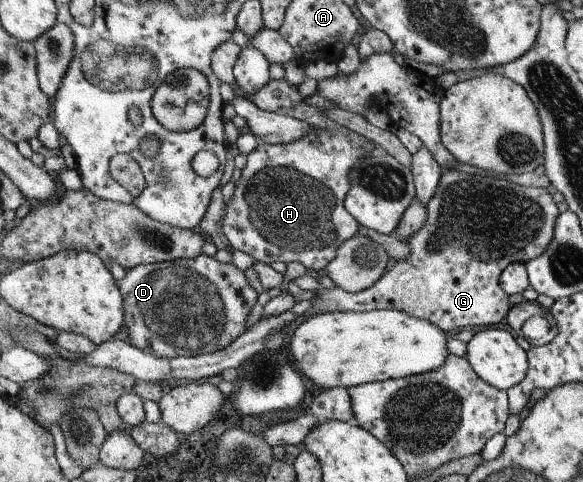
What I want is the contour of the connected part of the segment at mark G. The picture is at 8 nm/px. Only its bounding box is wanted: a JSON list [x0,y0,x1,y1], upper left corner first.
[299,170,562,335]

